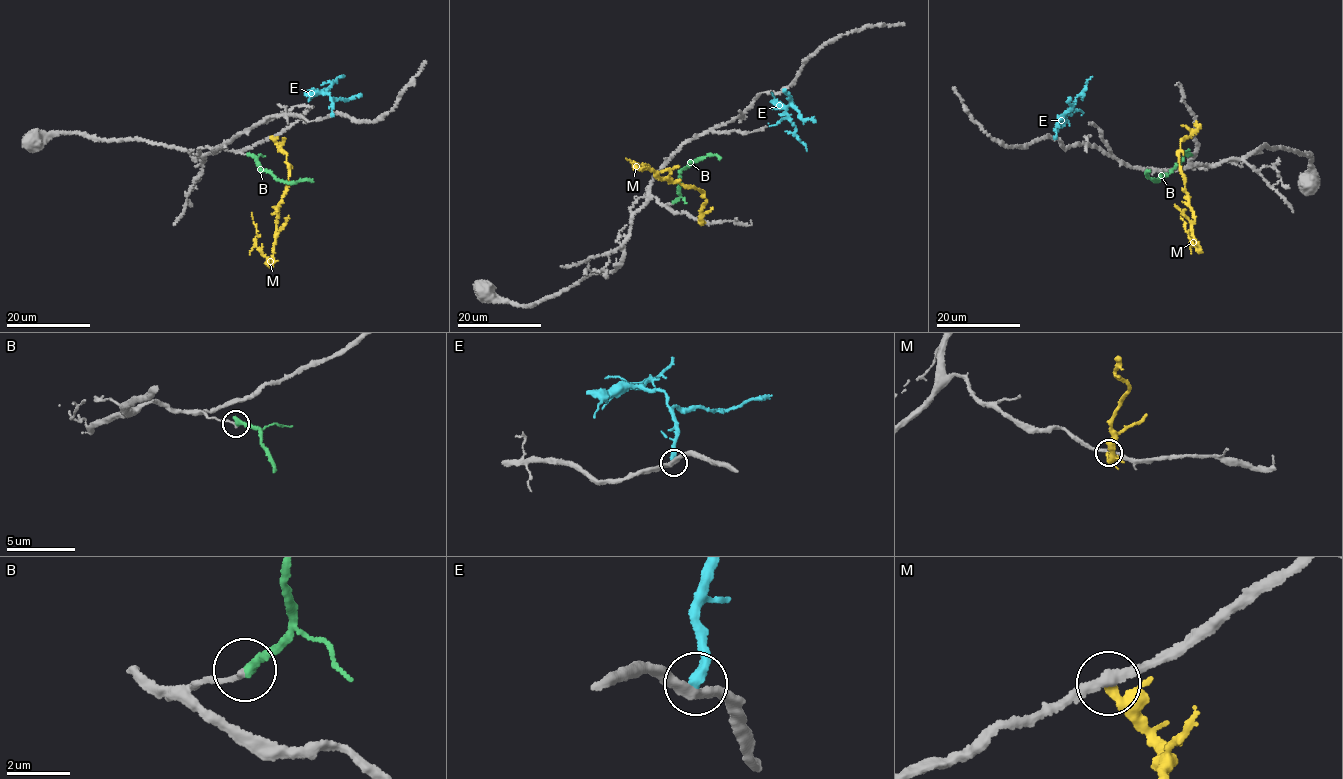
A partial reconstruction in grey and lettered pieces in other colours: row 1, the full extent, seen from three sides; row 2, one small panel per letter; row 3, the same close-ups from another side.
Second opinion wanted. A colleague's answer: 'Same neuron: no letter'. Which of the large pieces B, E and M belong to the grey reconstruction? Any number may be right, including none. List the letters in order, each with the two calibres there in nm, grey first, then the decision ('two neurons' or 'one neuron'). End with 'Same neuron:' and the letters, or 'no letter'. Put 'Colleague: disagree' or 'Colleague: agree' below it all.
B: 160/340 nm | two neurons
E: 320/360 nm | two neurons
M: 280/340 nm | two neurons
Same neuron: no letter
Colleague: agree

